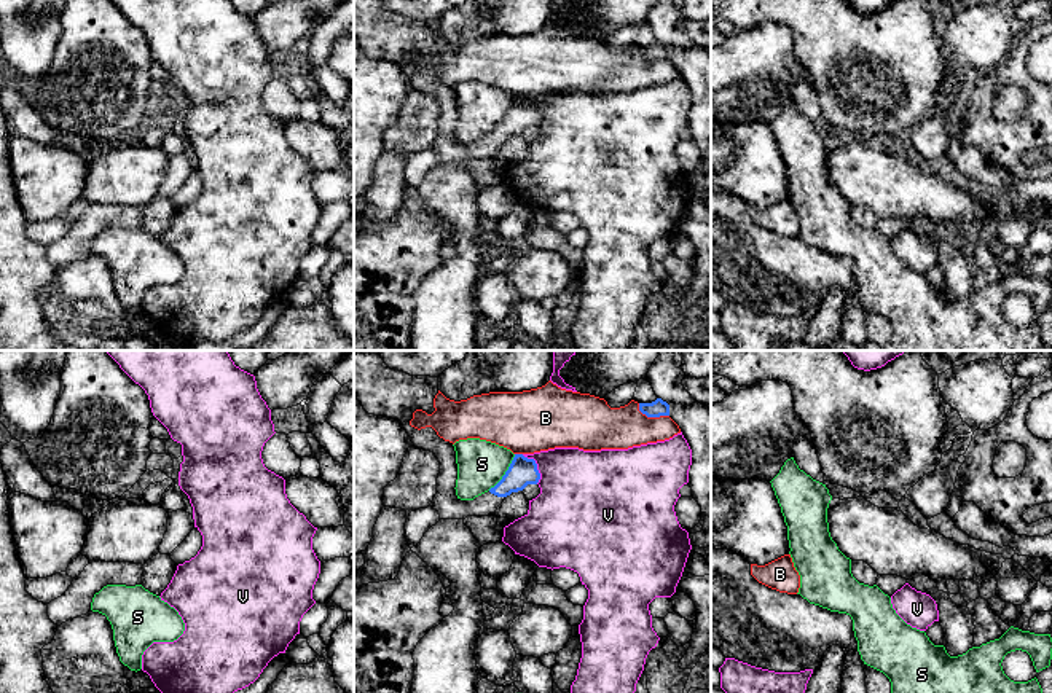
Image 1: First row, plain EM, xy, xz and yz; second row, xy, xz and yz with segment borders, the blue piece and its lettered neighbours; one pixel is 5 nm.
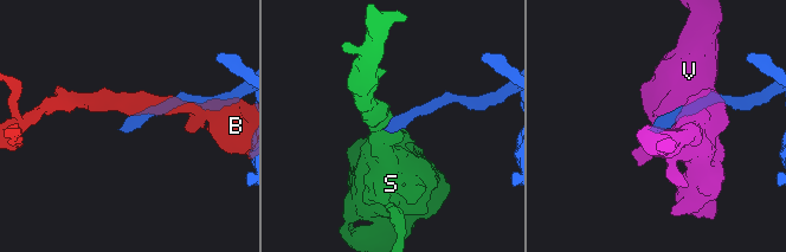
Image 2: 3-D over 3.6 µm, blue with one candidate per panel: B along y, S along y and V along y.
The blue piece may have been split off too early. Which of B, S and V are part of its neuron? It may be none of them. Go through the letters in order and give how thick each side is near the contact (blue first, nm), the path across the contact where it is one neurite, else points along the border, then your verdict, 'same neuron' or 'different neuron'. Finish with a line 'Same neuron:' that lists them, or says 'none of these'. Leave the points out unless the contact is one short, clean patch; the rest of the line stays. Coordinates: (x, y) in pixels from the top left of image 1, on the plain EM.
B: 90 nm thick on the blue side, 220 nm on the other; different neuron
S: 140 nm thick on the blue side, 240 nm on the other; border along xz (515, 97), (506, 117), (488, 133); different neuron
V: 140 nm thick on the blue side, 400 nm on the other; different neuron
Same neuron: none of these

